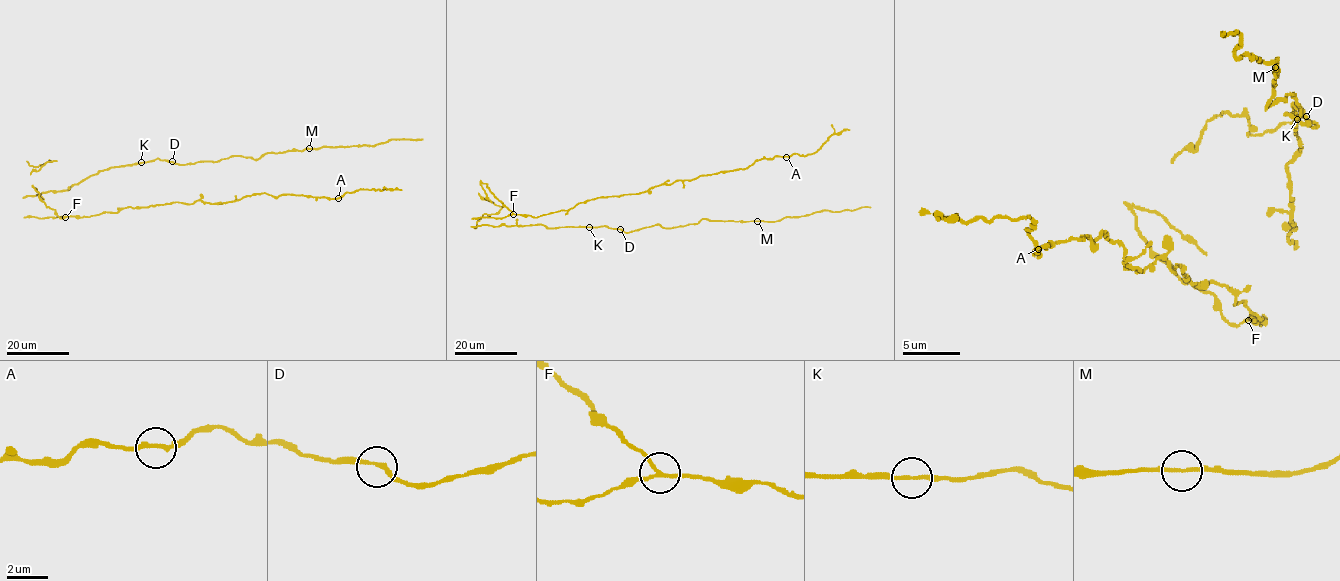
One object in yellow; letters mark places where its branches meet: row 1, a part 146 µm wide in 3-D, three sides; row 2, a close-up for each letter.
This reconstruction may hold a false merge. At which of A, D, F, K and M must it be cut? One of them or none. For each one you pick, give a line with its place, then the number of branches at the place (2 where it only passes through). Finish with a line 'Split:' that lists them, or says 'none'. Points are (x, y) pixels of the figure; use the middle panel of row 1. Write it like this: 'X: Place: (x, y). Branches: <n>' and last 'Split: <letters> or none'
F: Place: (513, 214). Branches: 3
Split: F

